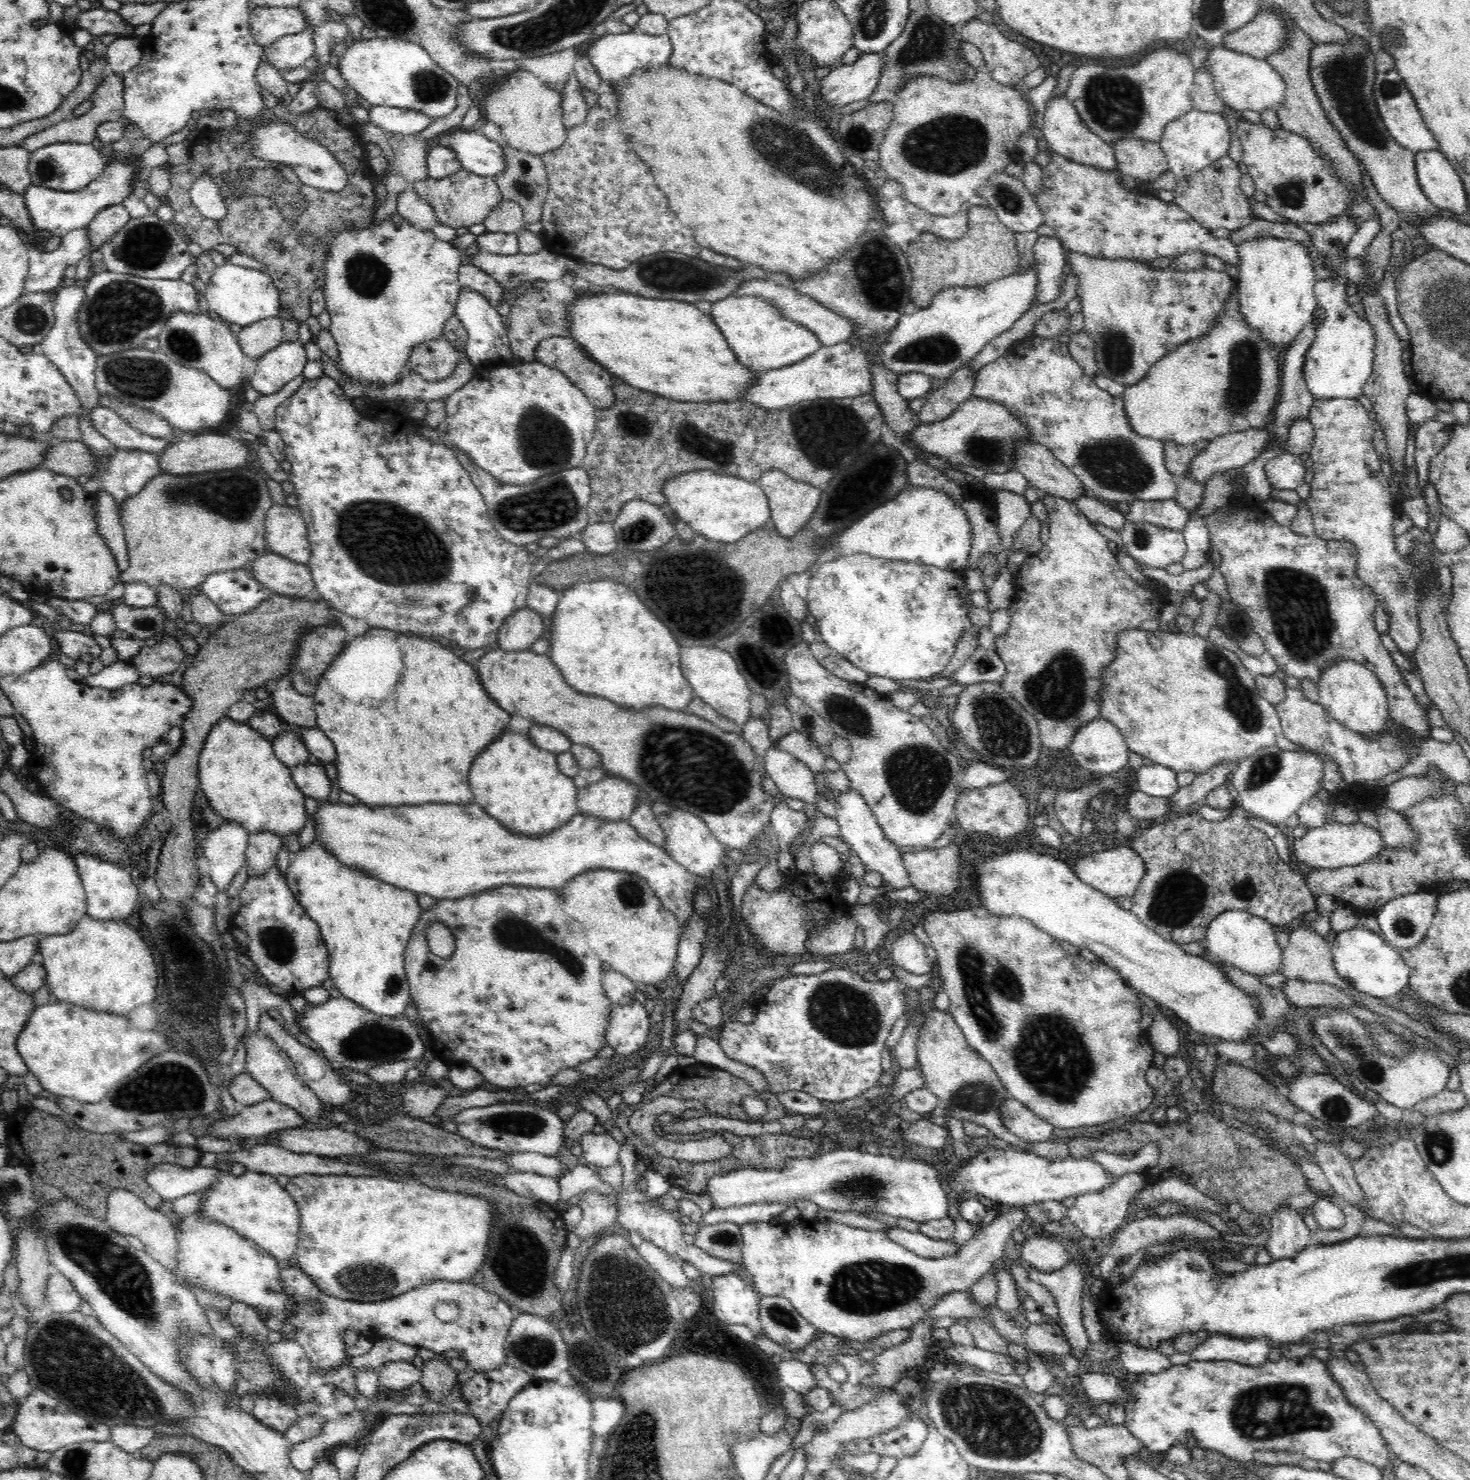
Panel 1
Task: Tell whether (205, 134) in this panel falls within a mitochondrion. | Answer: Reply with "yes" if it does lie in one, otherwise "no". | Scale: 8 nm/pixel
no

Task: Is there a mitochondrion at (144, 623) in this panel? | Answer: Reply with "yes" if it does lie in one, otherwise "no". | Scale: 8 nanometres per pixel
yes

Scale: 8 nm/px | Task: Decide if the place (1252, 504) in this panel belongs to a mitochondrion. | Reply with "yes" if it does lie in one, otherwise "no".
no

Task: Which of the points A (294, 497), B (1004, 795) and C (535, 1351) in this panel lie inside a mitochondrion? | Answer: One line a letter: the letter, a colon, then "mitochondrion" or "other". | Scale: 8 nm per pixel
A: other
B: other
C: mitochondrion

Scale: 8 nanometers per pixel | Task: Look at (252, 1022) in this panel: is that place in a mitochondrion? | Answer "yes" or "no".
no

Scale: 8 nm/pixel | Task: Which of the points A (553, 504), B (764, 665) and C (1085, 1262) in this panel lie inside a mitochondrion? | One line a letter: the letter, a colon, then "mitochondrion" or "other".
A: mitochondrion
B: other
C: other

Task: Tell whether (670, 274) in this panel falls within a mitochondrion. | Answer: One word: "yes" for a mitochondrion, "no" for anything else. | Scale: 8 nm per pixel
yes

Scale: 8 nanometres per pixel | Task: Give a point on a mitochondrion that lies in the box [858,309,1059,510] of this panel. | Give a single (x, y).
(941, 349)

